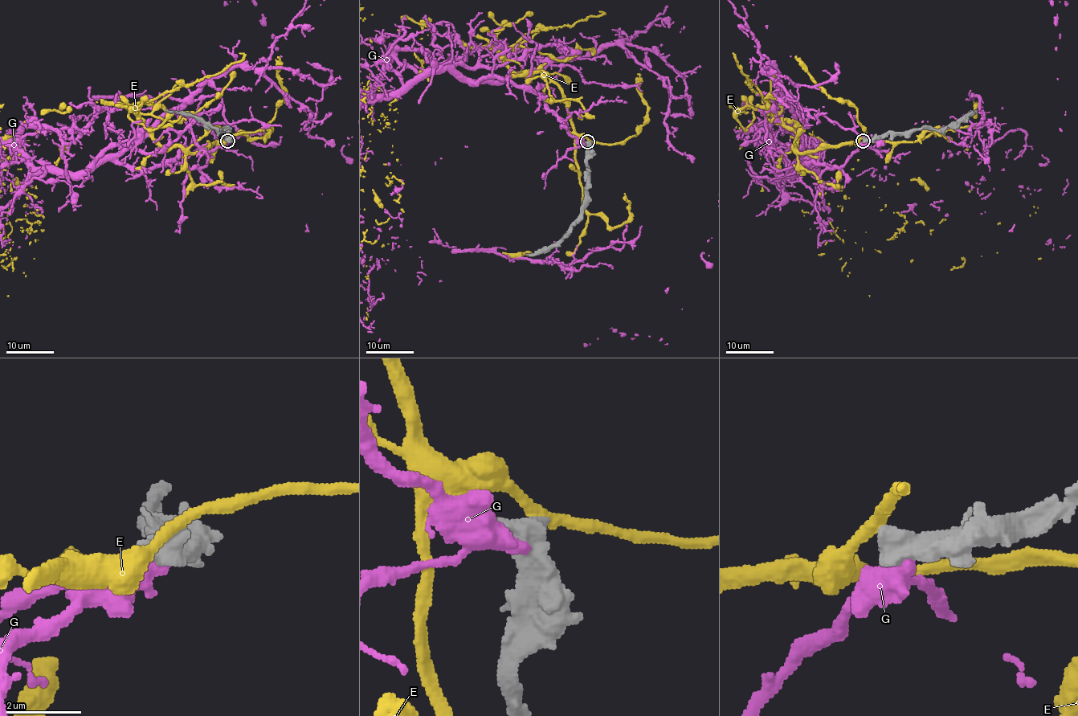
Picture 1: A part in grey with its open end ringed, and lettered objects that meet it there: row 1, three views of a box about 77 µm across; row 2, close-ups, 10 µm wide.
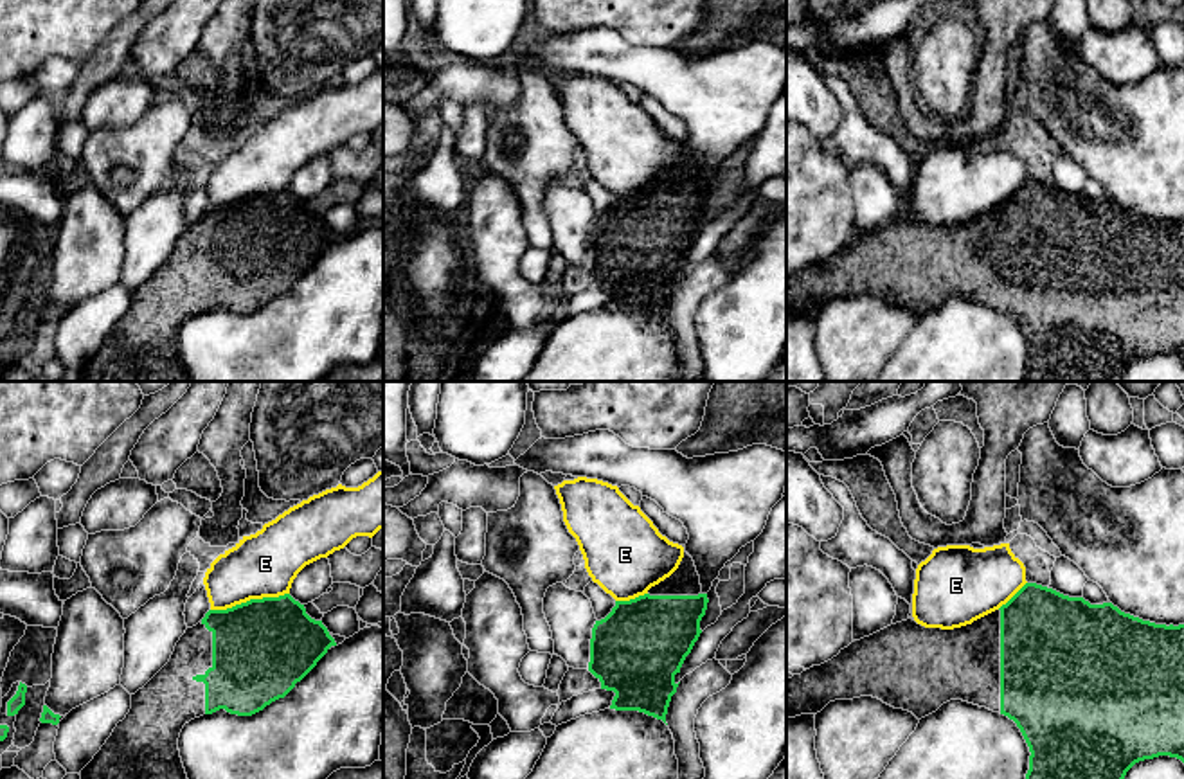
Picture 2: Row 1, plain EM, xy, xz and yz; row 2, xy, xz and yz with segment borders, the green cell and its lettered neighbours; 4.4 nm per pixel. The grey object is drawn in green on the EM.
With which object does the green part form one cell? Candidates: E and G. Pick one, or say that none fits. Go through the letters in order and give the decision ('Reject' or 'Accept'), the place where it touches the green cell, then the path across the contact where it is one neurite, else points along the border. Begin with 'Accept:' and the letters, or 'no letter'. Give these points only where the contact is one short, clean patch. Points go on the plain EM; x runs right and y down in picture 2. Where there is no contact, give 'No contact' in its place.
Accept: no letter
E: Reject. Touches green at xy (251, 196). Boundary: xy (288, 189), (251, 195), (211, 207)
G: Reject. No contact

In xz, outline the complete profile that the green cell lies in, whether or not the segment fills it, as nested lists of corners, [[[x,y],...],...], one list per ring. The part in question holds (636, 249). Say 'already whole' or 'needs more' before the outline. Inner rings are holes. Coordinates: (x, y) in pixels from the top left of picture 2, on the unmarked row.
needs more; [[[684,144],[684,155],[669,175],[644,193],[615,198],[612,209],[596,218],[588,268],[601,279],[601,286],[615,290],[610,306],[639,308],[666,320],[671,293],[678,284],[675,272],[702,230],[700,218],[707,200],[695,158]]]

